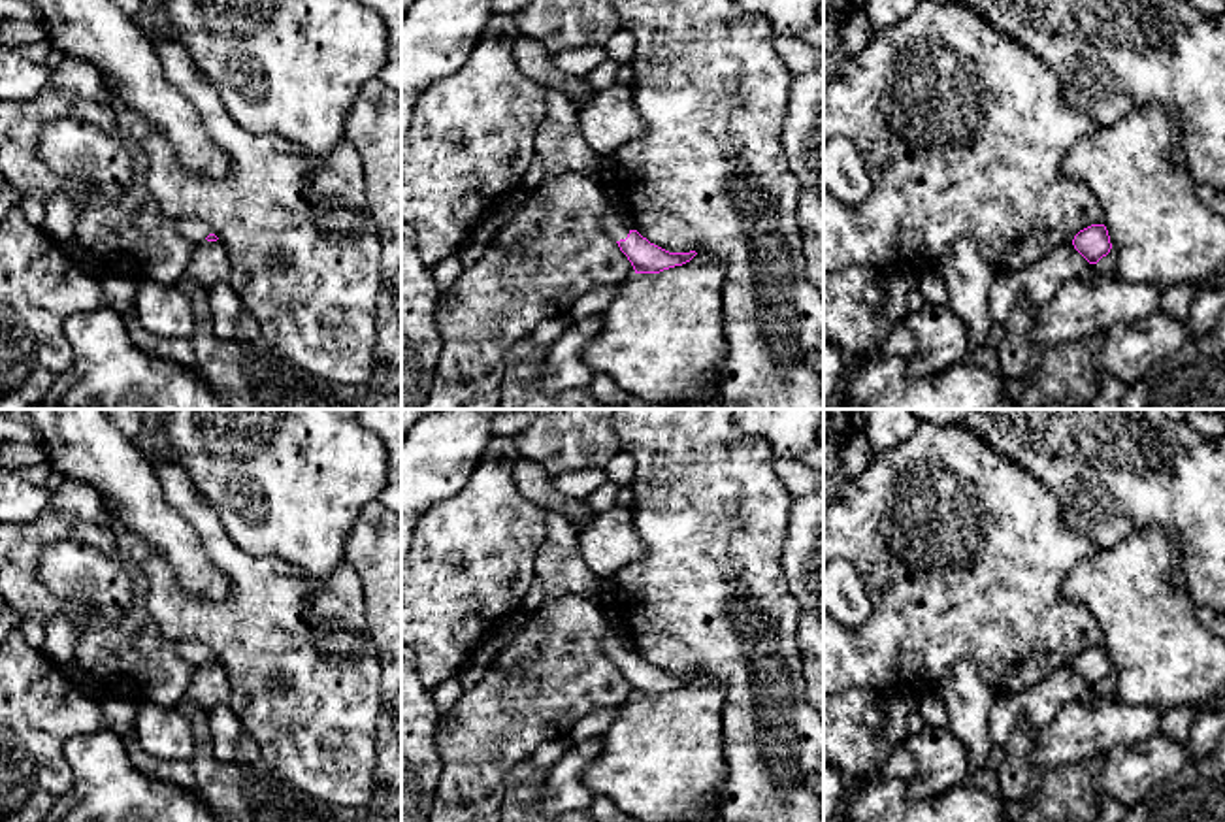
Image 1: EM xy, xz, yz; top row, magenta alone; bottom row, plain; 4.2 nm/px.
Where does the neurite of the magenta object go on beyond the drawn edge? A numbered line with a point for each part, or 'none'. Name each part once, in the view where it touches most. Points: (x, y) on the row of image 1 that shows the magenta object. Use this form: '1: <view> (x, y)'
1: xz (613, 225)

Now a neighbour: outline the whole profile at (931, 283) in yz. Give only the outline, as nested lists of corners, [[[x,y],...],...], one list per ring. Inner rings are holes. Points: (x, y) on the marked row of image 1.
[[[937,270],[923,271],[918,283],[927,304],[948,304],[948,288]]]

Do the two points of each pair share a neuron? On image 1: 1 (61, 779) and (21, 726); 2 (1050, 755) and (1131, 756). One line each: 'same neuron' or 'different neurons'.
1: same neuron
2: different neurons

